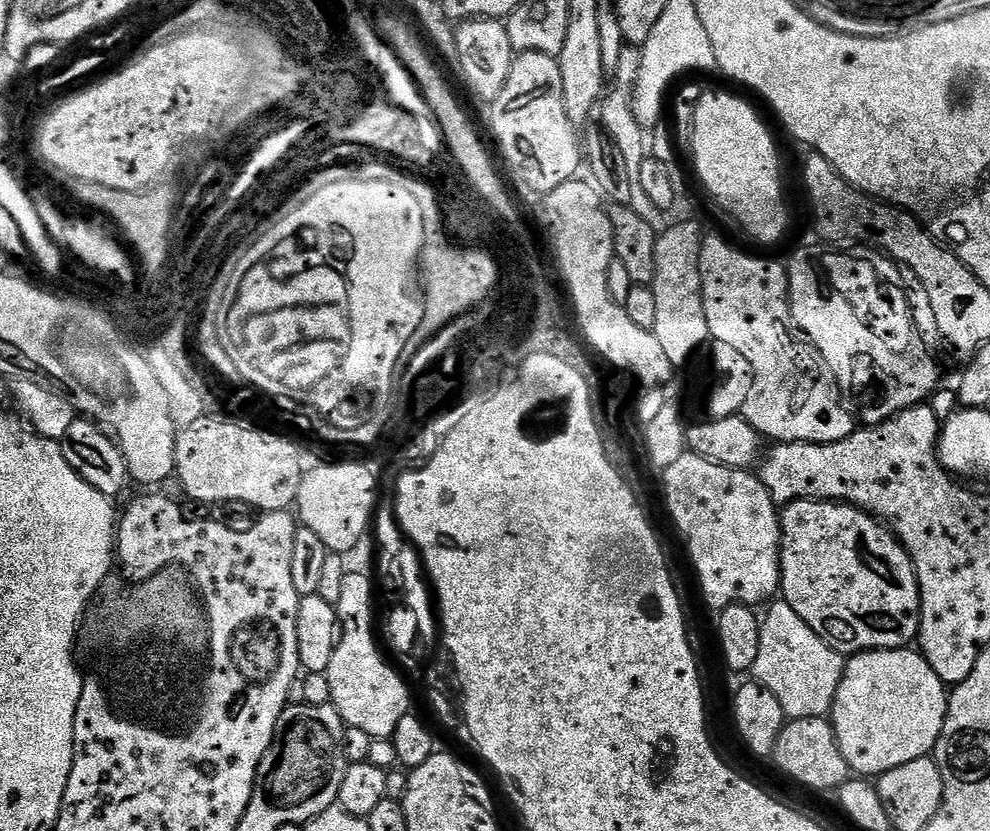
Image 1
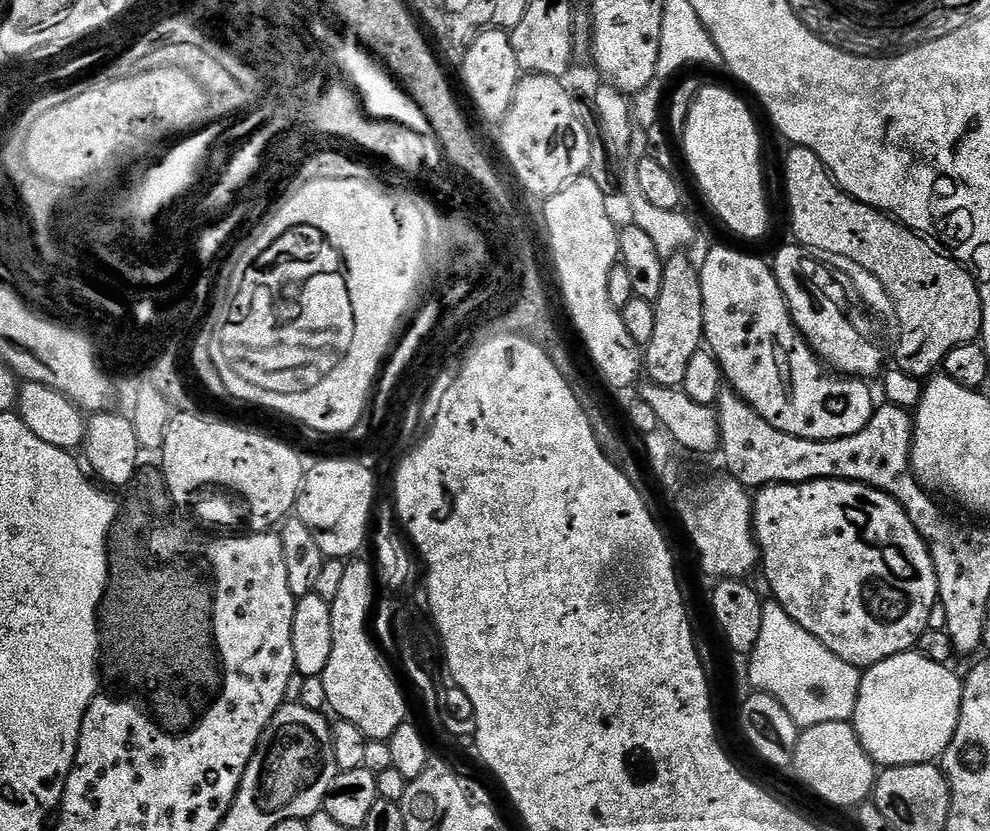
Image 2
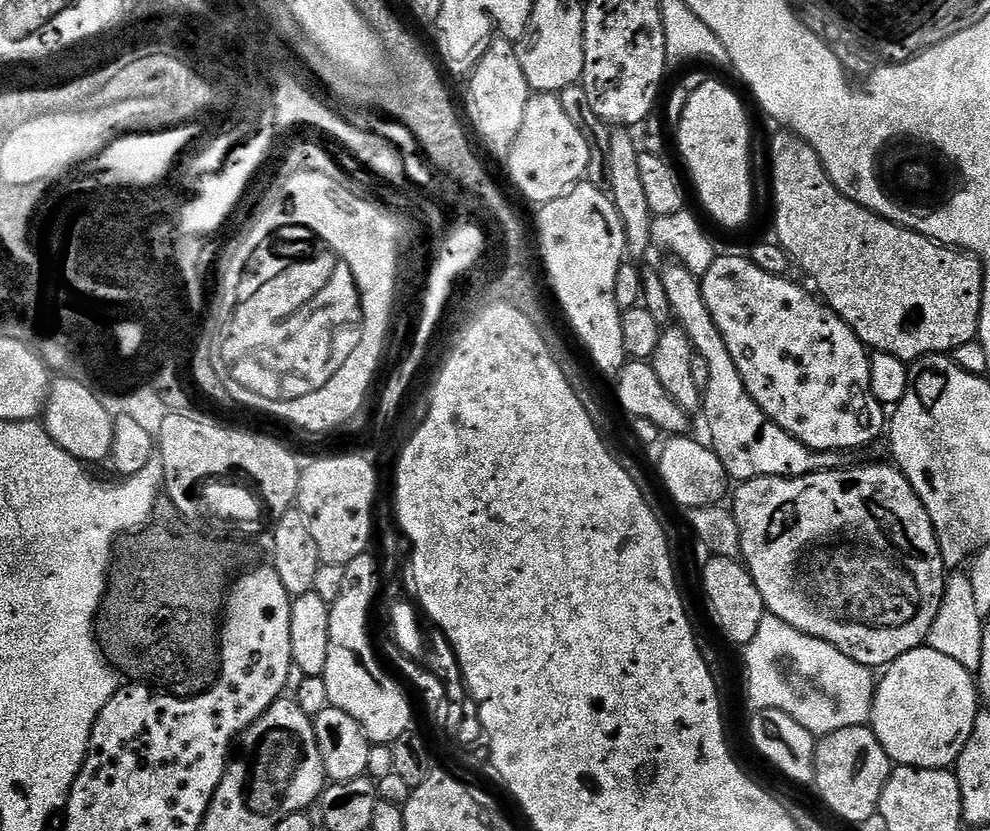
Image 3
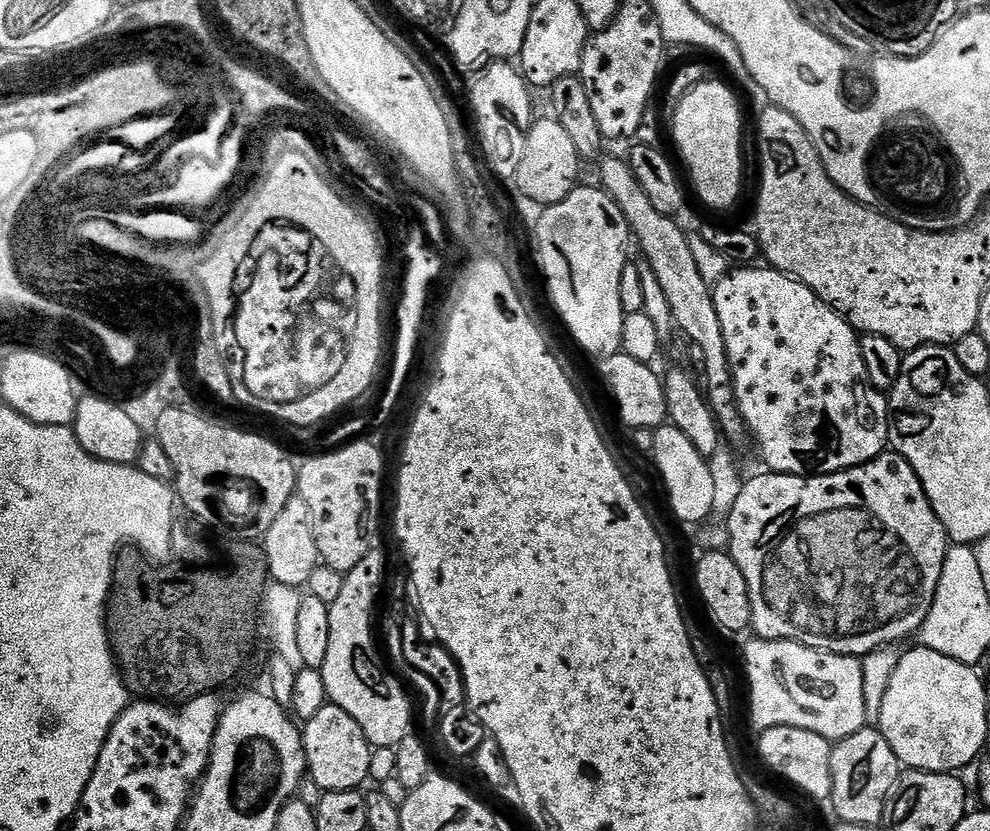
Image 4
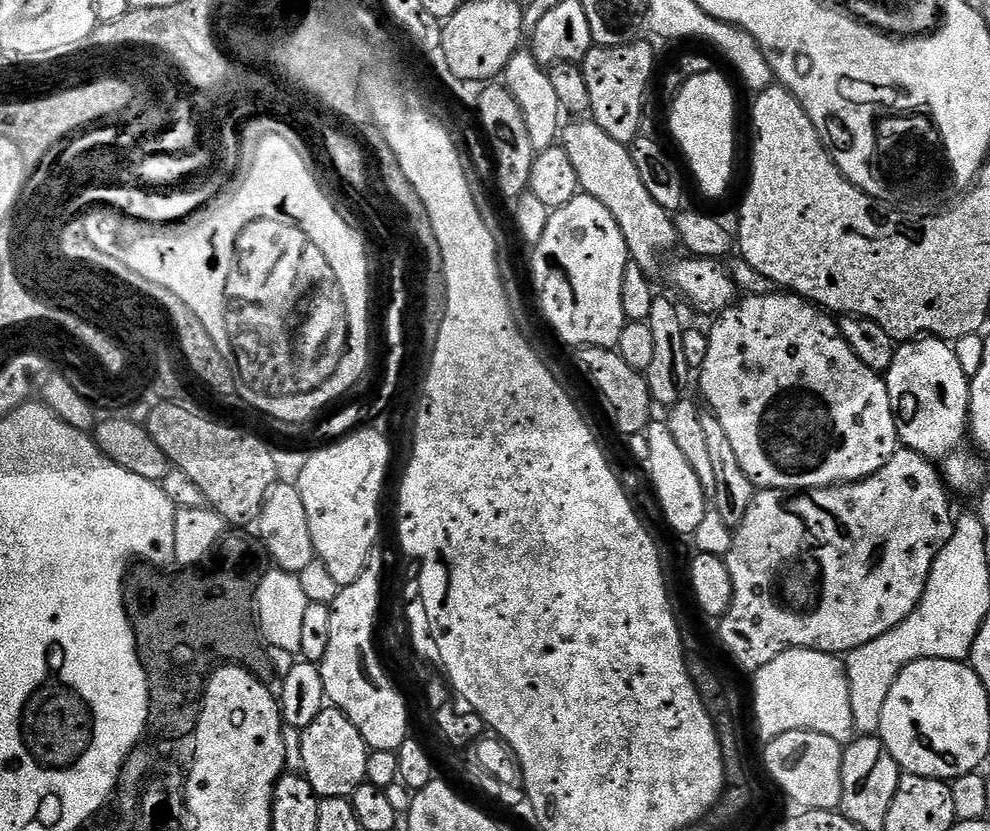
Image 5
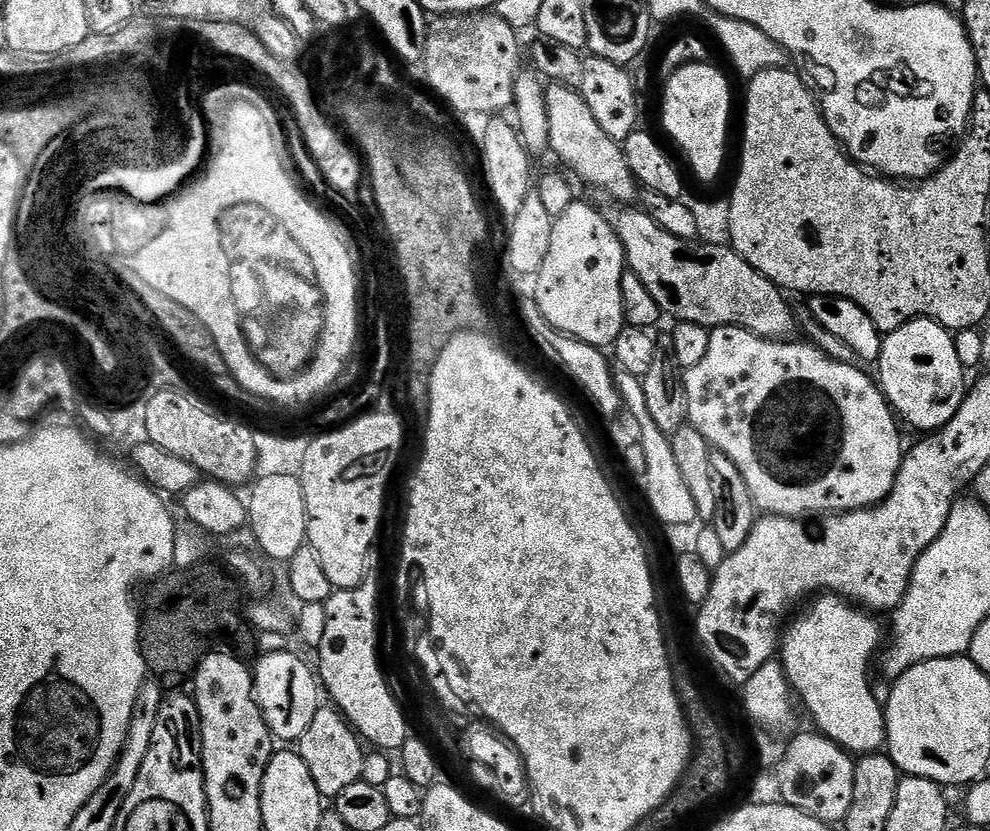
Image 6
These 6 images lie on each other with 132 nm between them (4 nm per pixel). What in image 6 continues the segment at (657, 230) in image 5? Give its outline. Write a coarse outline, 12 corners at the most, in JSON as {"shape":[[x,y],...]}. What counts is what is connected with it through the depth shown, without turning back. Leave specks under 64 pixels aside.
{"shape":[[548,84],[554,154],[612,202],[638,185],[623,147],[575,88]]}

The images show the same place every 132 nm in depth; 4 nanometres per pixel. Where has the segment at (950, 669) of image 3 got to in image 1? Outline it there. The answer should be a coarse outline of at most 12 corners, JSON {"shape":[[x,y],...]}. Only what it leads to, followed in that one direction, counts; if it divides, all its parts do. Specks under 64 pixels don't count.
{"shape":[[911,647],[855,653],[830,713],[849,769],[929,755],[949,689]]}

